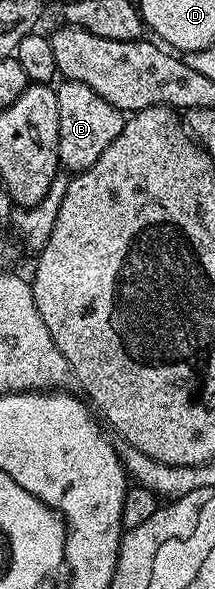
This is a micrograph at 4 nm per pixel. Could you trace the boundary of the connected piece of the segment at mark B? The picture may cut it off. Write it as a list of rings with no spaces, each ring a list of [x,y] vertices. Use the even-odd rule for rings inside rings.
[[[61,81],[55,87],[58,100],[58,156],[65,171],[79,172],[88,170],[114,144],[114,136],[122,132],[126,118],[114,104],[102,100],[94,88],[86,88],[81,82]]]

